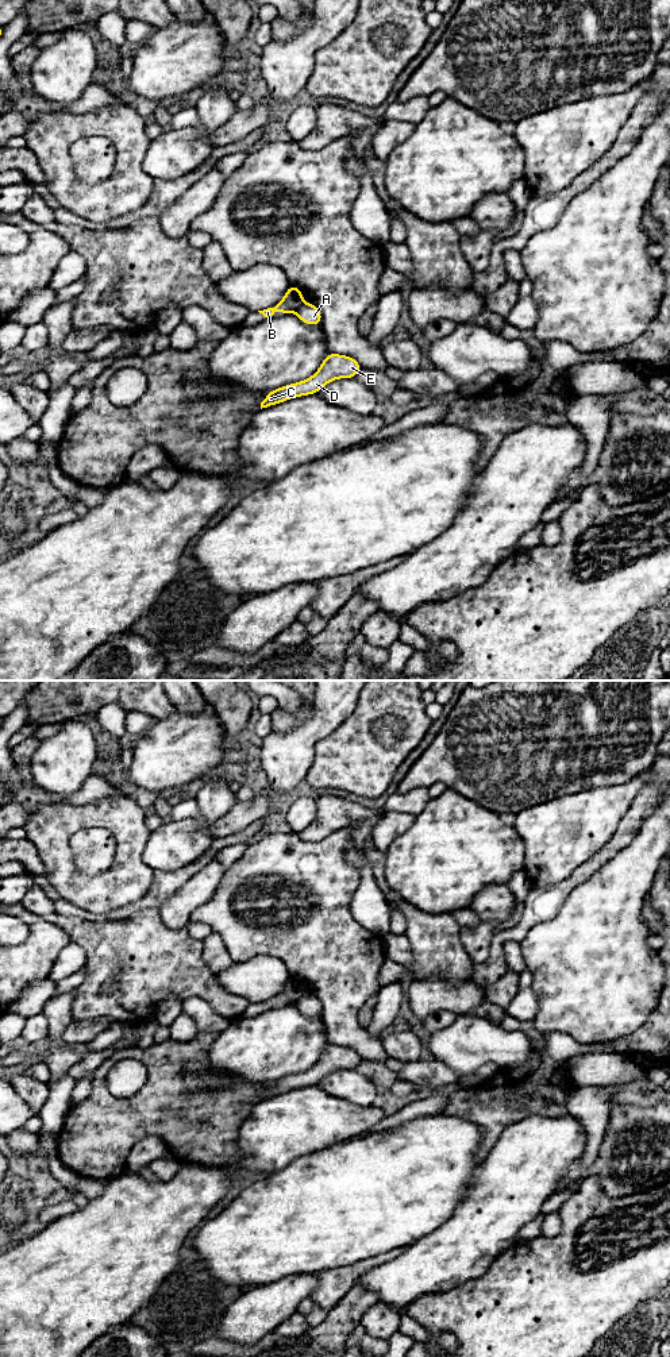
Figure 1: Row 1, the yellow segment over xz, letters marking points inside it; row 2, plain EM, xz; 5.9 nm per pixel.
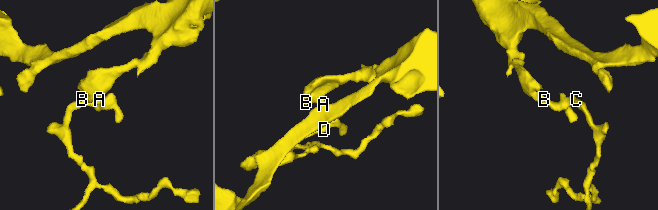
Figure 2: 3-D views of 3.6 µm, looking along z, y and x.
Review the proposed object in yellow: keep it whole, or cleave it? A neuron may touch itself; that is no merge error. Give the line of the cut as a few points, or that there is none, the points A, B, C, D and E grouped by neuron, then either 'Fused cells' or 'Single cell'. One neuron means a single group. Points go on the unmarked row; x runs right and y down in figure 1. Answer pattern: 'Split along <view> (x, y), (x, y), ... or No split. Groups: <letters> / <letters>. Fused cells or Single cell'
Split along xz (304, 994), (295, 1002). Groups: A C D E / B. Fused cells

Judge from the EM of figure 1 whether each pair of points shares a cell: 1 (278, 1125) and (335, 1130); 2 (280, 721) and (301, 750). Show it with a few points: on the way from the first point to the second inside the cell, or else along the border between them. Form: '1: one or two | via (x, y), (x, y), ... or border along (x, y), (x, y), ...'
1: one | via (292, 1125), (322, 1125)
2: two | border along (311, 710), (307, 719), (292, 728), (272, 731)

